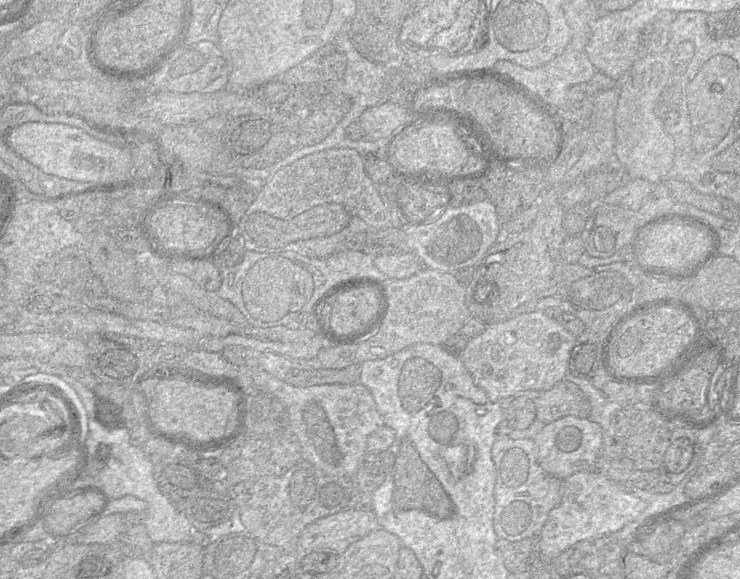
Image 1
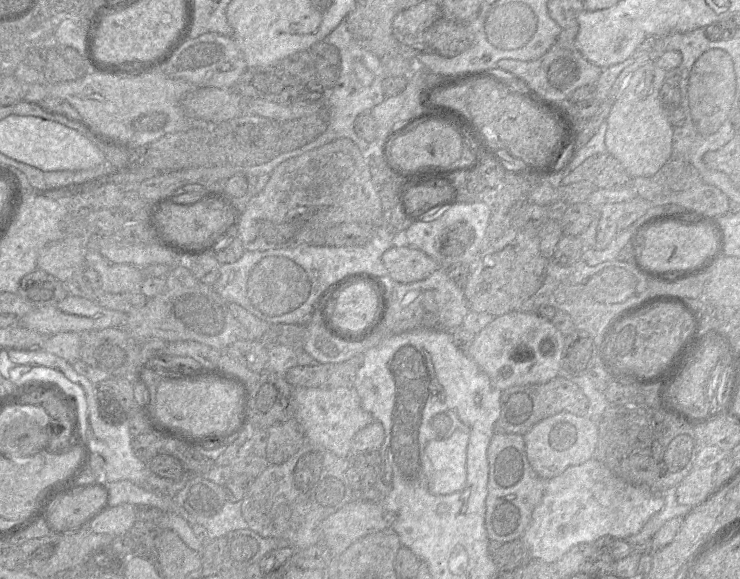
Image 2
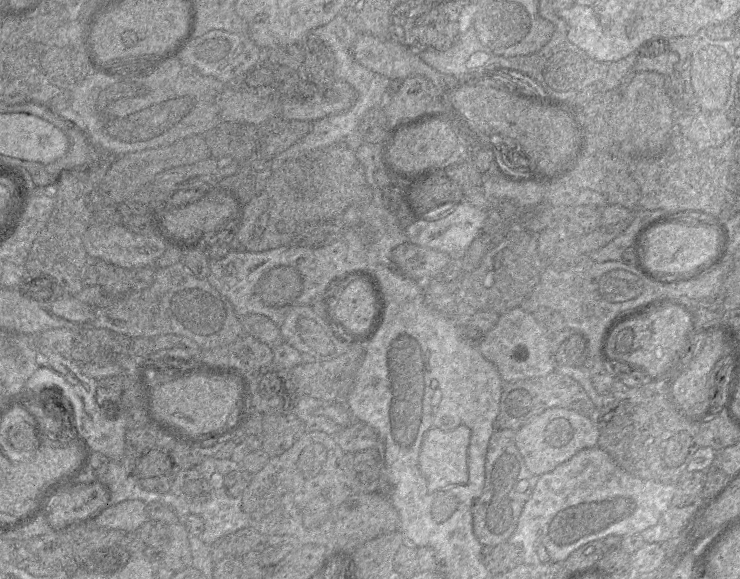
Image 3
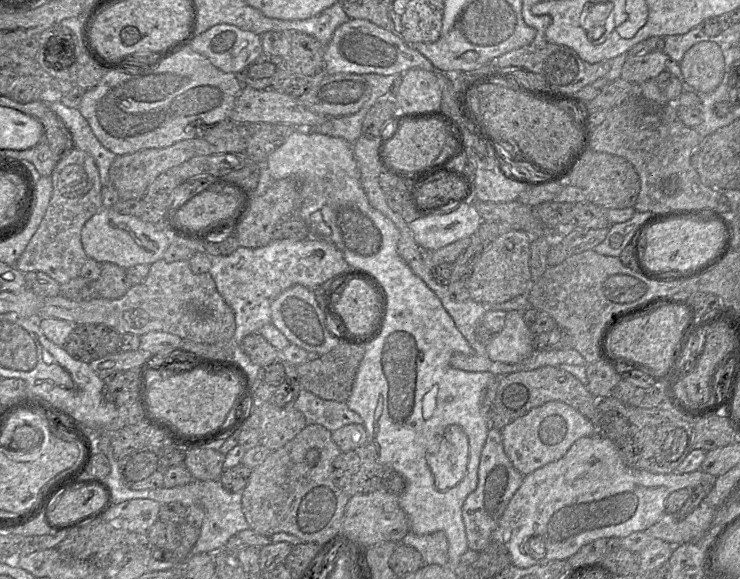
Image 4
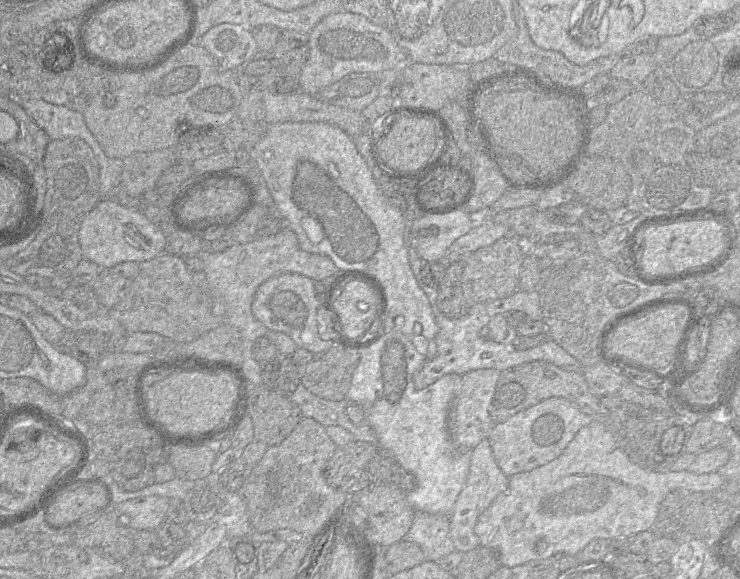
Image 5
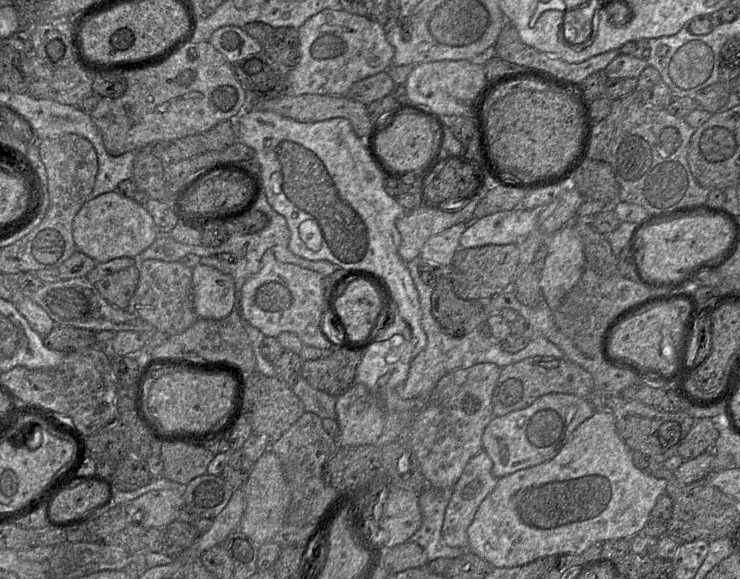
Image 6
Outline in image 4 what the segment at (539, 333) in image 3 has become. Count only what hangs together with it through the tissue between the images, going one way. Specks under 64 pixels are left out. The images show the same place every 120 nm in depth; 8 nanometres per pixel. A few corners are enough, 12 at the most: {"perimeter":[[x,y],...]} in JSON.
{"perimeter":[[523,311],[506,312],[489,359],[518,363],[534,350]]}

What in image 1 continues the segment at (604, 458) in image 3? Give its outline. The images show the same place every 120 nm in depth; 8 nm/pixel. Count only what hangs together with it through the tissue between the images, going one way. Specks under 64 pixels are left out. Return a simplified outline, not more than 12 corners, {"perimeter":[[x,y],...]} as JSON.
{"perimeter":[[593,470],[562,481],[538,534],[552,561],[646,508]]}

